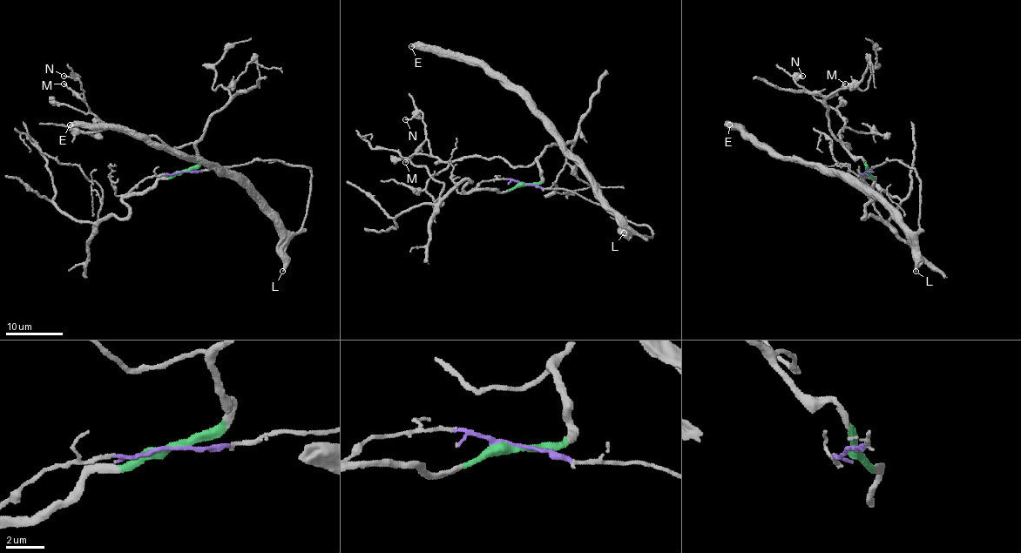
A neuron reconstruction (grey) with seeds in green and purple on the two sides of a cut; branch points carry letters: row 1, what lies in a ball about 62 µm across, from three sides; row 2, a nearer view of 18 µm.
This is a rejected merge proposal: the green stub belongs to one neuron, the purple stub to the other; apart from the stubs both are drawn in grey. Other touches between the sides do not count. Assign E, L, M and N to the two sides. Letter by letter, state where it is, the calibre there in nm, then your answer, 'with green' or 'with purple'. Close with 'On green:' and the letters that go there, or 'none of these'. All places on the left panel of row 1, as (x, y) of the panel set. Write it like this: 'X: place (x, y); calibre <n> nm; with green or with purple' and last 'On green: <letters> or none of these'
E: place (70, 124); calibre 440 nm; with purple
L: place (282, 271); calibre 300 nm; with purple
M: place (64, 84); calibre 140 nm; with green
N: place (64, 76); calibre 120 nm; with green
On green: M, N

